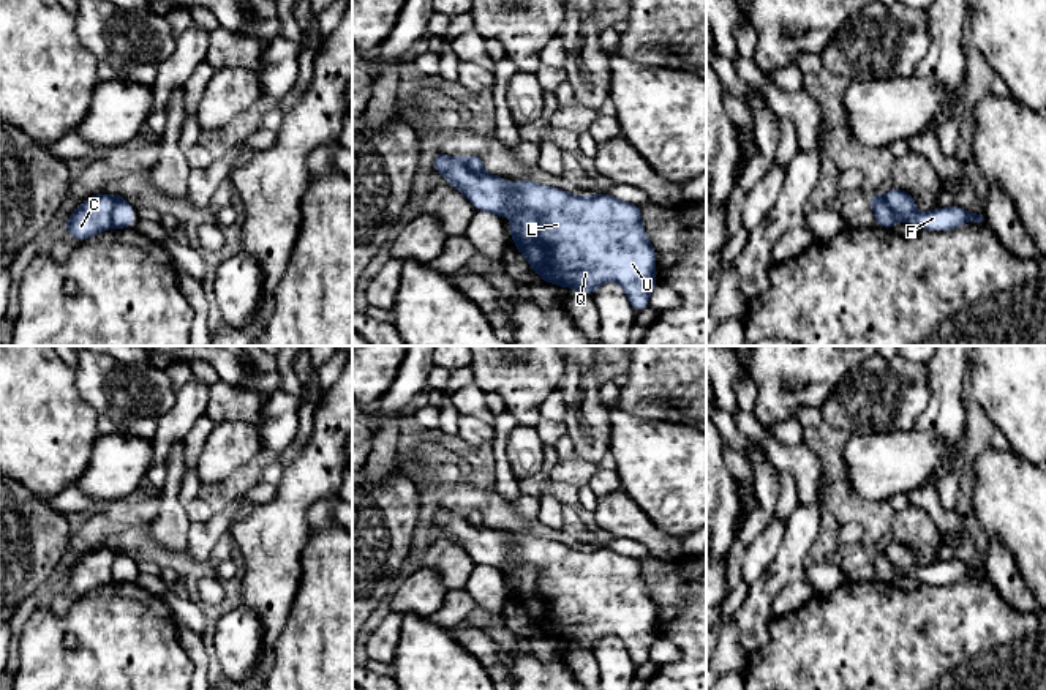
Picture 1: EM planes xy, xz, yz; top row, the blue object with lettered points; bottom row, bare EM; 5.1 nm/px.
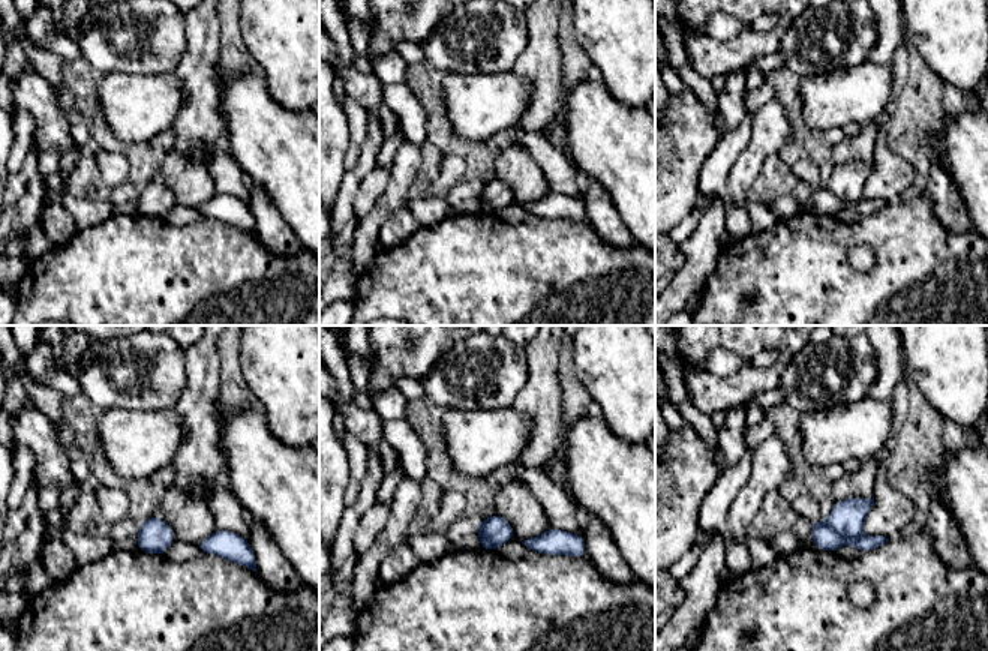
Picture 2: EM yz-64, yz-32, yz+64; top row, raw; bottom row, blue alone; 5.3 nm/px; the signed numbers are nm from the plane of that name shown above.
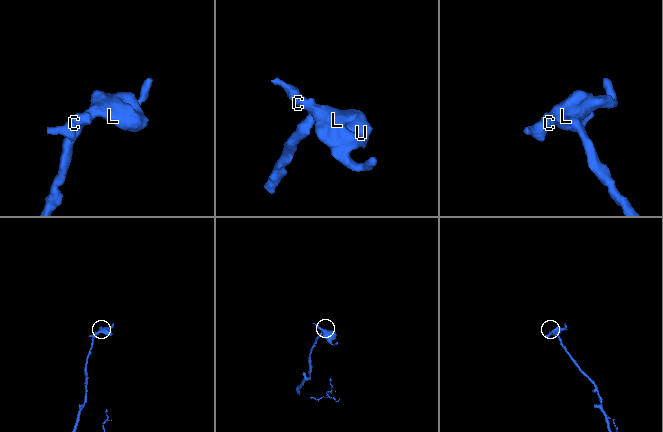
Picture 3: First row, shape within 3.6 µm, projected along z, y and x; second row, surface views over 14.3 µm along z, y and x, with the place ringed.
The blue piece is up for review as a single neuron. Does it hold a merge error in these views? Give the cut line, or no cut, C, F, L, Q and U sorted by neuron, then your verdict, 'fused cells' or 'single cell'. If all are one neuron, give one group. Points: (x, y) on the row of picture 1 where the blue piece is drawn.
cut in yz along (882, 198), (899, 217), (909, 217), (914, 212); C L Q U / F; fused cells

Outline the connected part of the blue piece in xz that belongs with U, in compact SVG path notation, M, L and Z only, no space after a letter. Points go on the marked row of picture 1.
M435 152L433 171L444 175L447 185L466 196L476 212L495 213L501 221L510 210L514 212L509 224L514 246L542 281L586 295L594 295L597 287L613 281L623 287L637 314L649 306L649 295L657 286L657 259L643 229L638 205L607 193L583 197L532 180L515 180L509 186L504 177L472 174L468 171L465 158L439 152Z

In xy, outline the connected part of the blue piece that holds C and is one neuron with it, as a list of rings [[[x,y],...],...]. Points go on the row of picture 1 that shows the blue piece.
[[[100,193],[87,197],[65,223],[65,232],[84,242],[112,227],[112,210],[122,196]]]

